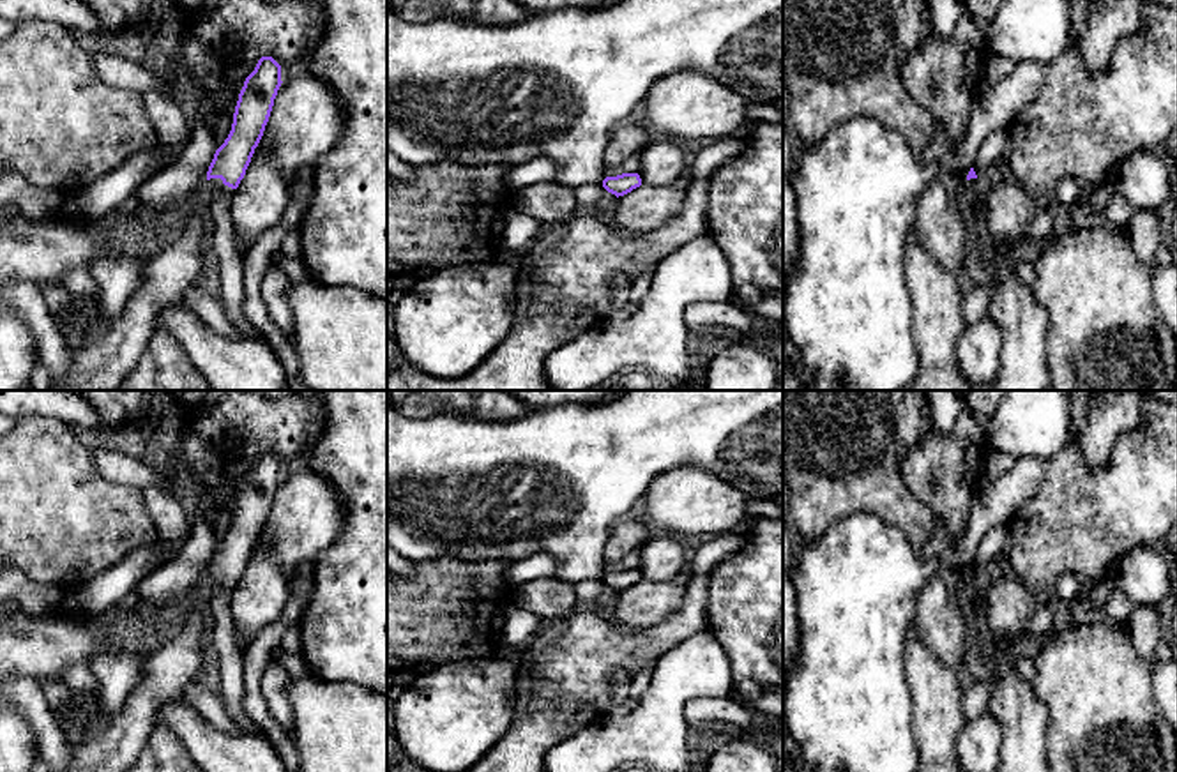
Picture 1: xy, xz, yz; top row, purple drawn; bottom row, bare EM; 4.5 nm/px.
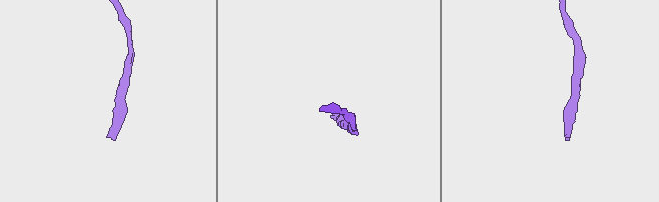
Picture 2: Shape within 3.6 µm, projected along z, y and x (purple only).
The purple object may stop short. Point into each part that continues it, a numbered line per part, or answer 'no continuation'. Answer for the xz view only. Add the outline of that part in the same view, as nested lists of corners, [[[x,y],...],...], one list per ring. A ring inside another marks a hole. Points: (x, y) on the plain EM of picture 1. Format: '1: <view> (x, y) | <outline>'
no continuation

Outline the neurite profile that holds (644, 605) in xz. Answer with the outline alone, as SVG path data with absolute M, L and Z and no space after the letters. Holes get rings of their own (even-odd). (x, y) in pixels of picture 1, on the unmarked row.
M689 571L663 583L642 579L617 594L611 622L631 629L645 629L664 622L680 608L691 579Z

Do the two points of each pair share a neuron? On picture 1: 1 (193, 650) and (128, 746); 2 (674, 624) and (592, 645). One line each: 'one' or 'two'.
1: one
2: one

